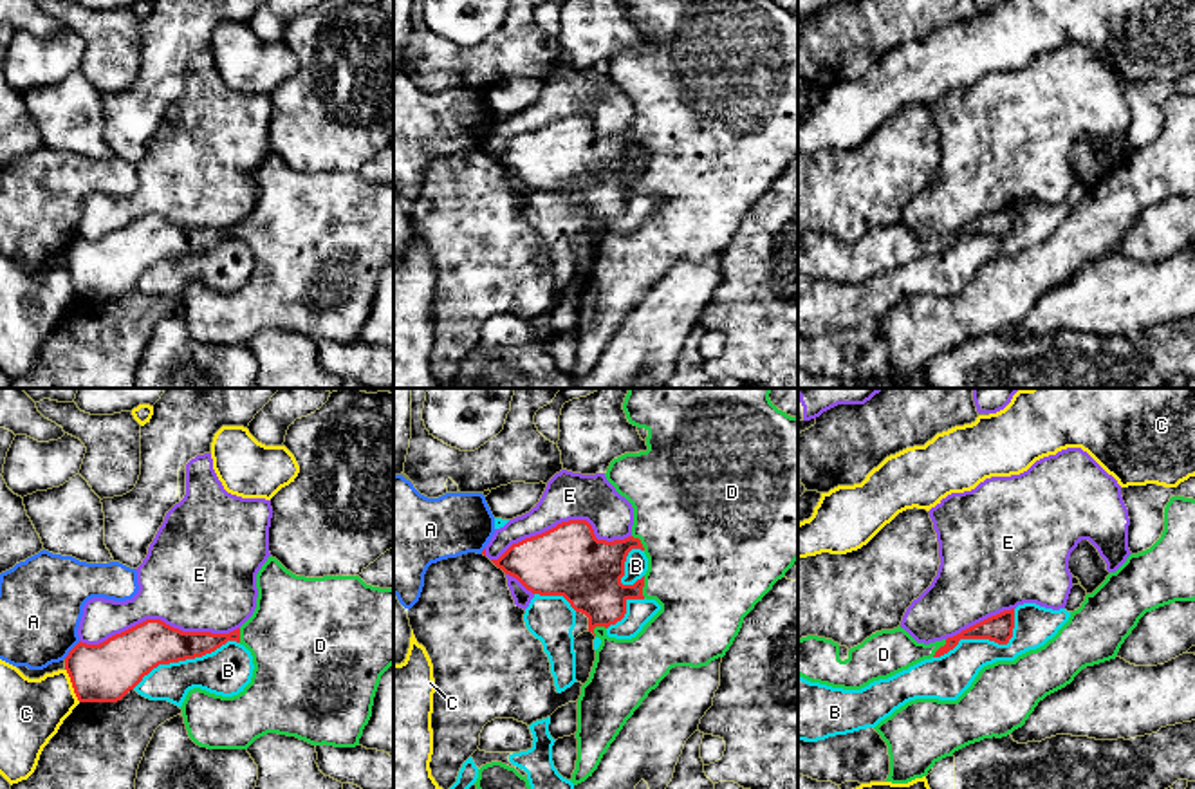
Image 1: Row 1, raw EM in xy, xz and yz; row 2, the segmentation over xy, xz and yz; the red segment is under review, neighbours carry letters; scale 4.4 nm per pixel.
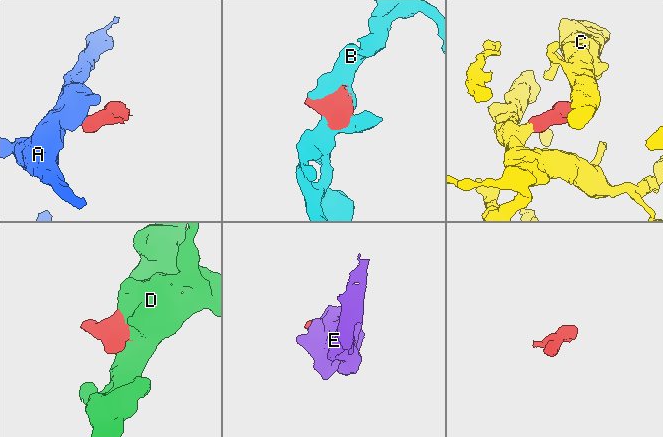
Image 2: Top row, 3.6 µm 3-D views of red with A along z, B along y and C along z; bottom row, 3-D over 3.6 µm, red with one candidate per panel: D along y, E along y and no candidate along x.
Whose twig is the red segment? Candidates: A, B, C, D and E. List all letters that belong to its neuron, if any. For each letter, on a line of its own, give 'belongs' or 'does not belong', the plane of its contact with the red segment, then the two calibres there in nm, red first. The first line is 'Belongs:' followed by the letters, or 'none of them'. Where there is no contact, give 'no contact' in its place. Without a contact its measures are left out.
Belongs: D
A: does not belong | xy | 260/360 nm
B: does not belong | yz | 120/200 nm
C: does not belong | xy | 260/280 nm
D: belongs | xz | 300/440 nm
E: does not belong | xy | 240/480 nm

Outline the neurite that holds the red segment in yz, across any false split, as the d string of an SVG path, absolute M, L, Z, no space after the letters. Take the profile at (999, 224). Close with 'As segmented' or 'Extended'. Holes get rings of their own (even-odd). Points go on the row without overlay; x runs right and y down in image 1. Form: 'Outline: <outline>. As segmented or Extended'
Outline: M1014 204L1004 206L996 211L991 211L960 229L935 237L930 240L917 238L904 224L897 222L894 226L881 226L866 233L861 240L848 246L848 253L845 256L839 255L839 240L832 235L818 233L818 231L807 231L798 235L798 271L811 276L827 280L832 283L843 283L843 285L861 285L868 282L874 276L888 274L903 265L908 265L910 262L931 255L940 253L953 246L960 235L989 235L998 240L1007 240L1013 233L1014 224Z. Extended

